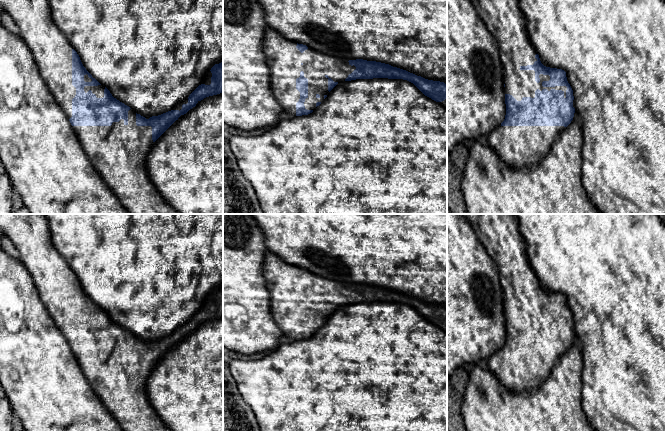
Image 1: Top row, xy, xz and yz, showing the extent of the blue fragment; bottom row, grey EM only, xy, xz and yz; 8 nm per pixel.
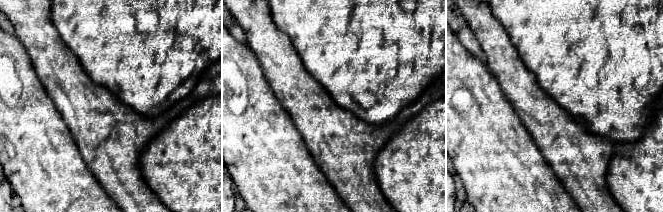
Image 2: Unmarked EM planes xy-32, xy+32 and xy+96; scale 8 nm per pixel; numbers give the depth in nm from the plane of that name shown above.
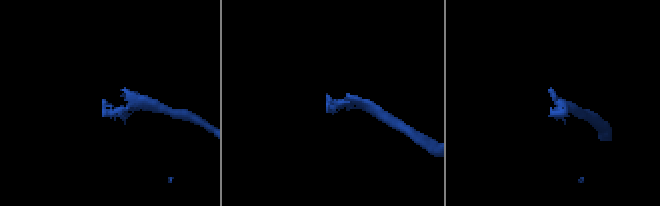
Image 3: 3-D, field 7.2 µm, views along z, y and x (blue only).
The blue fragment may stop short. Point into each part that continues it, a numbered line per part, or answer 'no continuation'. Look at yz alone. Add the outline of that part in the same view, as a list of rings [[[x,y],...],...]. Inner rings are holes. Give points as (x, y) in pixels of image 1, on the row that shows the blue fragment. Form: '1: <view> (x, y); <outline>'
1: yz (504, 19); [[[470,0],[477,14],[486,25],[489,32],[495,39],[499,51],[500,60],[503,68],[503,78],[505,84],[505,94],[512,95],[517,101],[523,97],[535,97],[535,91],[539,89],[562,90],[566,98],[566,86],[543,87],[543,81],[549,81],[549,75],[540,74],[540,82],[535,81],[534,70],[521,70],[521,66],[533,65],[537,59],[537,54],[527,31],[527,21],[523,11],[520,8],[519,0]]]

